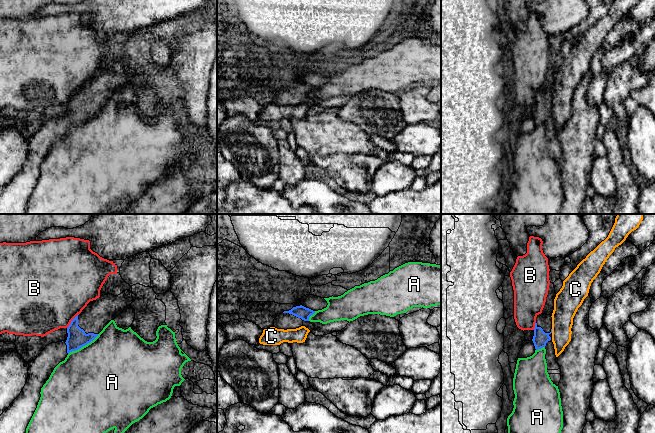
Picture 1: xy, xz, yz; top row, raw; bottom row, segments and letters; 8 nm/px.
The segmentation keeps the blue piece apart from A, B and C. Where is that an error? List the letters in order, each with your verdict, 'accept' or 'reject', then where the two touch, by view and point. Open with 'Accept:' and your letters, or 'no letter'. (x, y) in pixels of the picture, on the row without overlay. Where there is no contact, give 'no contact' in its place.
Accept: no letter
A: reject; contact xy (83, 121)
B: reject; contact xy (71, 97)
C: reject; contact yz (551, 107)

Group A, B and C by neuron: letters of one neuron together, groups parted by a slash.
A / B / C

